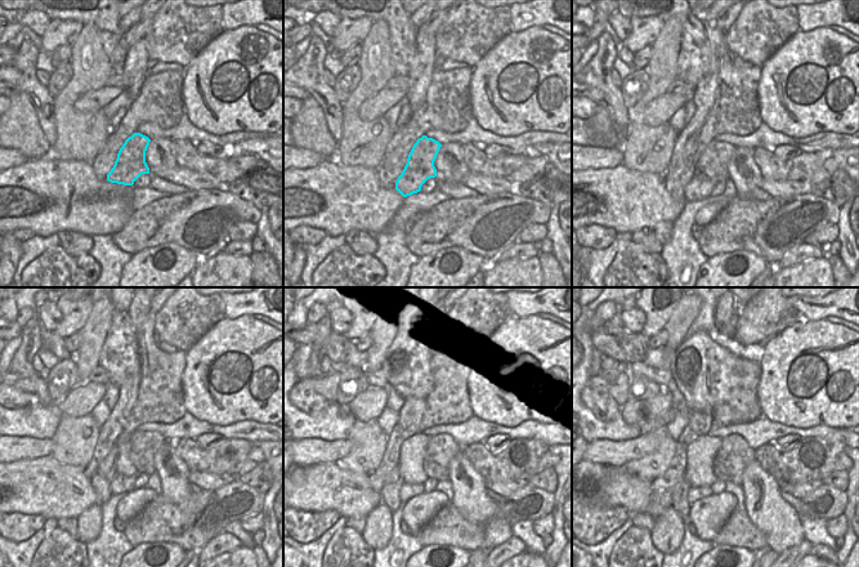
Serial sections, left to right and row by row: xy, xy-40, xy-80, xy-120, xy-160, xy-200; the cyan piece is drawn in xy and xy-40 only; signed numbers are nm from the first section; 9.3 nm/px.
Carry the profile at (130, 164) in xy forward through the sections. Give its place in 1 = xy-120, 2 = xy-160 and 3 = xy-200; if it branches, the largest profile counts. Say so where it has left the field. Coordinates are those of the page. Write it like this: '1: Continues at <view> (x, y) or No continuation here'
1: Continues at xy-120 (120, 483)
2: Continues at xy-160 (407, 491)
3: Continues at xy-200 (699, 492).

